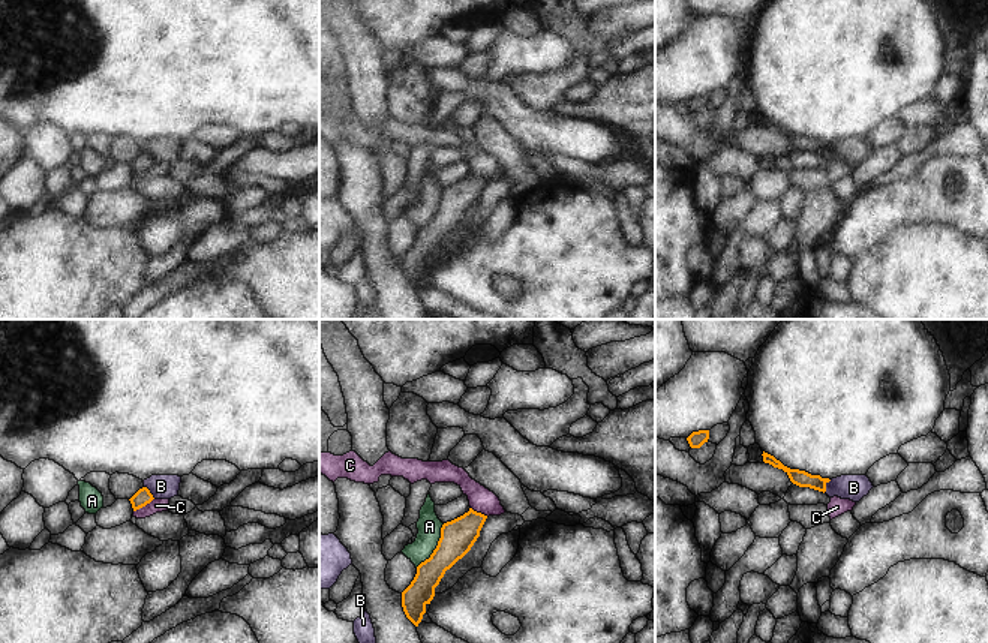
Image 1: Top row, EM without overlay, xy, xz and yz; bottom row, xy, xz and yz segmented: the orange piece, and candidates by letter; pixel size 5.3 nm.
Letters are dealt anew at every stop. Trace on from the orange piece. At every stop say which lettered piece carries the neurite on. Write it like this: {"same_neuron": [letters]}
{"same_neuron": []}

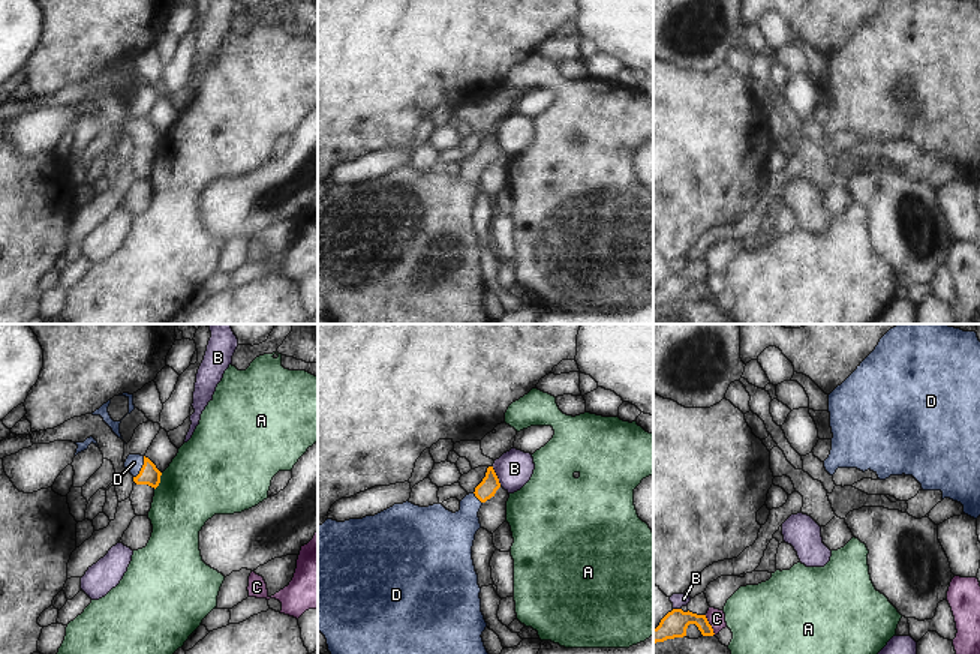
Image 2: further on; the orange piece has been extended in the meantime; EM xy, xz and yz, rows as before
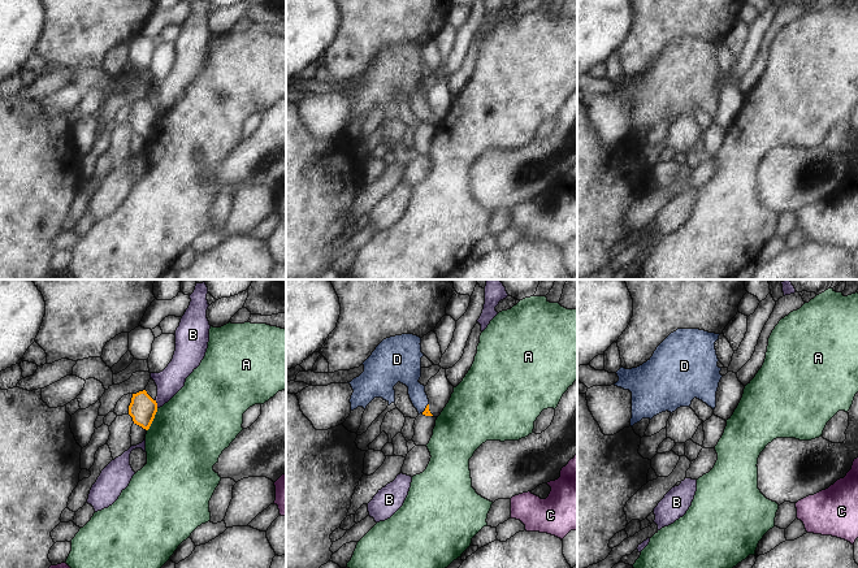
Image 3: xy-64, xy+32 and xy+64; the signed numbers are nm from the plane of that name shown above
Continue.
{"same_neuron": ["D"]}

